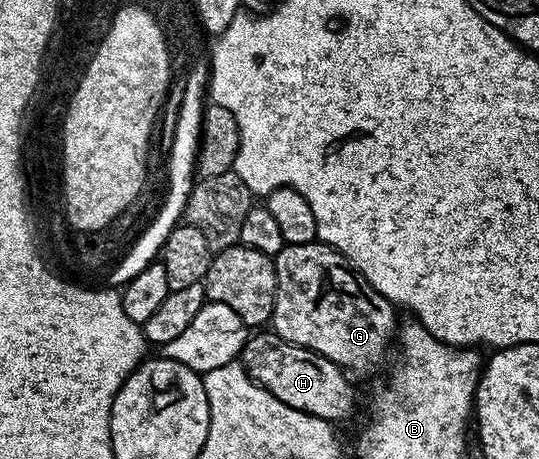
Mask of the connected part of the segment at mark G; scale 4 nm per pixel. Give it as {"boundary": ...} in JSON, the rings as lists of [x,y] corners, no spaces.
{"boundary":[[[319,240],[301,245],[285,245],[274,260],[276,294],[270,325],[279,337],[298,347],[306,347],[353,374],[368,373],[383,363],[384,356],[388,353],[388,344],[391,341],[393,344],[398,329],[397,310],[391,301],[374,291],[374,287],[370,287],[368,280],[337,249],[332,249]]]}

